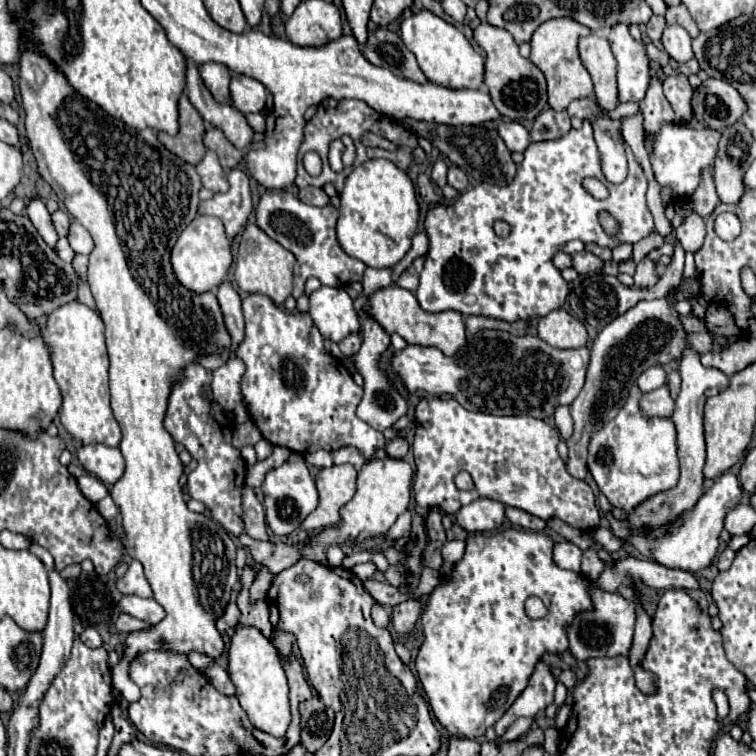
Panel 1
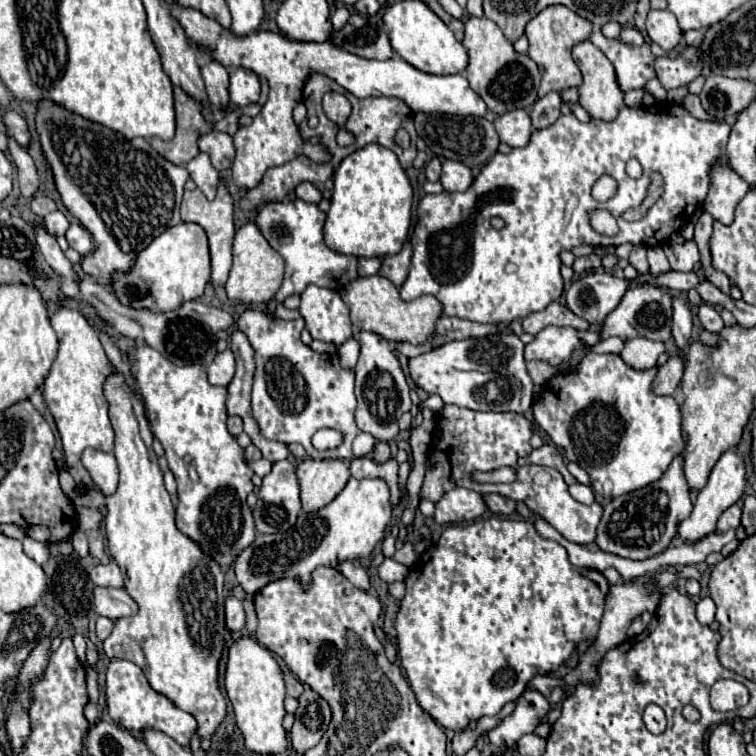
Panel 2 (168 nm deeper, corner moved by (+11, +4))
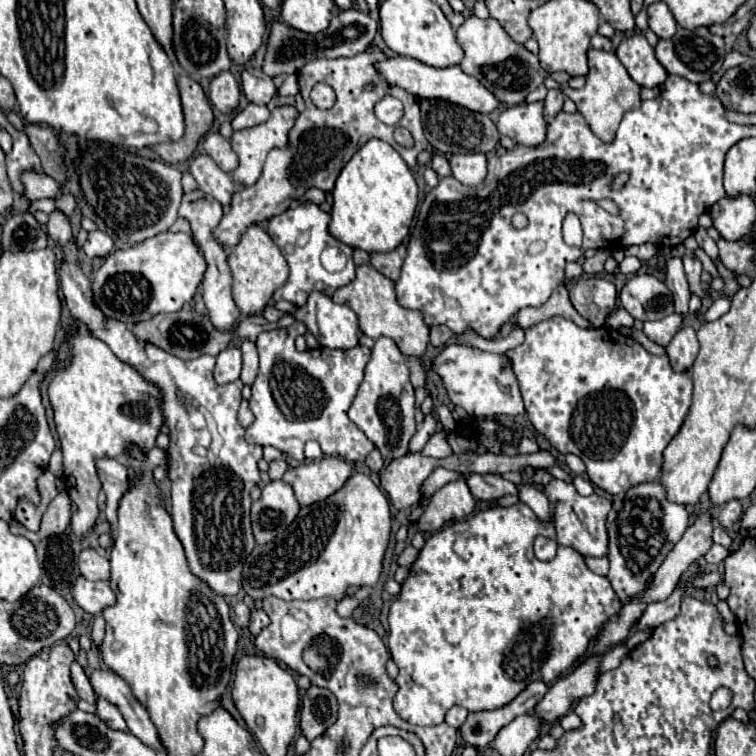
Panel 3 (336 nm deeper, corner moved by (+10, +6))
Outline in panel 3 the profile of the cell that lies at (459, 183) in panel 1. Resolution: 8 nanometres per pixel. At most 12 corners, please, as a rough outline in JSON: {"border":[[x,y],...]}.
{"border":[[483,153],[453,155],[453,177],[469,187],[487,175]]}

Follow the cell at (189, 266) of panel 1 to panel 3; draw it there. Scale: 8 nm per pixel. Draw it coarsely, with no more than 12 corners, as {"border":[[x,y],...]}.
{"border":[[189,233],[113,251],[97,307],[135,325],[193,301],[207,269]]}

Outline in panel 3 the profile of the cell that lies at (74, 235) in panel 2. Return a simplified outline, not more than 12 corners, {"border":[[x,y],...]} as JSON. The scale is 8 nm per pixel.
{"border":[[91,231],[83,245],[87,257],[107,257],[113,239]]}

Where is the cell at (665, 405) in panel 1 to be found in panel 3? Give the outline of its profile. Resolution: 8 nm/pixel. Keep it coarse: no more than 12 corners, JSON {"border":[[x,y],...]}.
{"border":[[681,327],[667,345],[671,367],[687,371],[699,351],[693,327]]}

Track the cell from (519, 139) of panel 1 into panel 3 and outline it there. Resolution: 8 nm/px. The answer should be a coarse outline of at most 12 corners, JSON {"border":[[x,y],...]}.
{"border":[[543,101],[521,103],[499,115],[497,129],[515,143],[545,141]]}

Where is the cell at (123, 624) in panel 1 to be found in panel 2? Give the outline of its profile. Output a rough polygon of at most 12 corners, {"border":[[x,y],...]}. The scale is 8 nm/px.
{"border":[[98,617],[96,635],[104,641],[112,633],[114,621]]}

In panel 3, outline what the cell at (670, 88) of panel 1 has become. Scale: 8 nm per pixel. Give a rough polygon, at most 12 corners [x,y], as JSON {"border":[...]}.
{"border":[[679,27],[657,61],[691,83],[721,69],[723,37]]}

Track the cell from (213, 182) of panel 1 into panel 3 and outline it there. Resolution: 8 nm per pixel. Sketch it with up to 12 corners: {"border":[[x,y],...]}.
{"border":[[209,155],[195,157],[189,171],[201,191],[223,207],[233,181]]}

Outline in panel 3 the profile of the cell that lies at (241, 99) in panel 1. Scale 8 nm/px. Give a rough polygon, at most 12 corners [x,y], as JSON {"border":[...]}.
{"border":[[243,69],[241,85],[249,103],[267,105],[277,93],[261,69]]}

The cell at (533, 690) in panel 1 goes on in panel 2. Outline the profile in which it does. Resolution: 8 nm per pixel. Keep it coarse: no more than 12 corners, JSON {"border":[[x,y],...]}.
{"border":[[524,691],[516,709],[488,739],[514,749],[518,739],[534,733],[550,711],[538,691]]}

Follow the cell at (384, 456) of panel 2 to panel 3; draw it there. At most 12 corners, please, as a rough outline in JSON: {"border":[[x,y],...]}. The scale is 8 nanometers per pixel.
{"border":[[373,449],[367,457],[371,471],[379,473],[385,461],[379,449]]}

